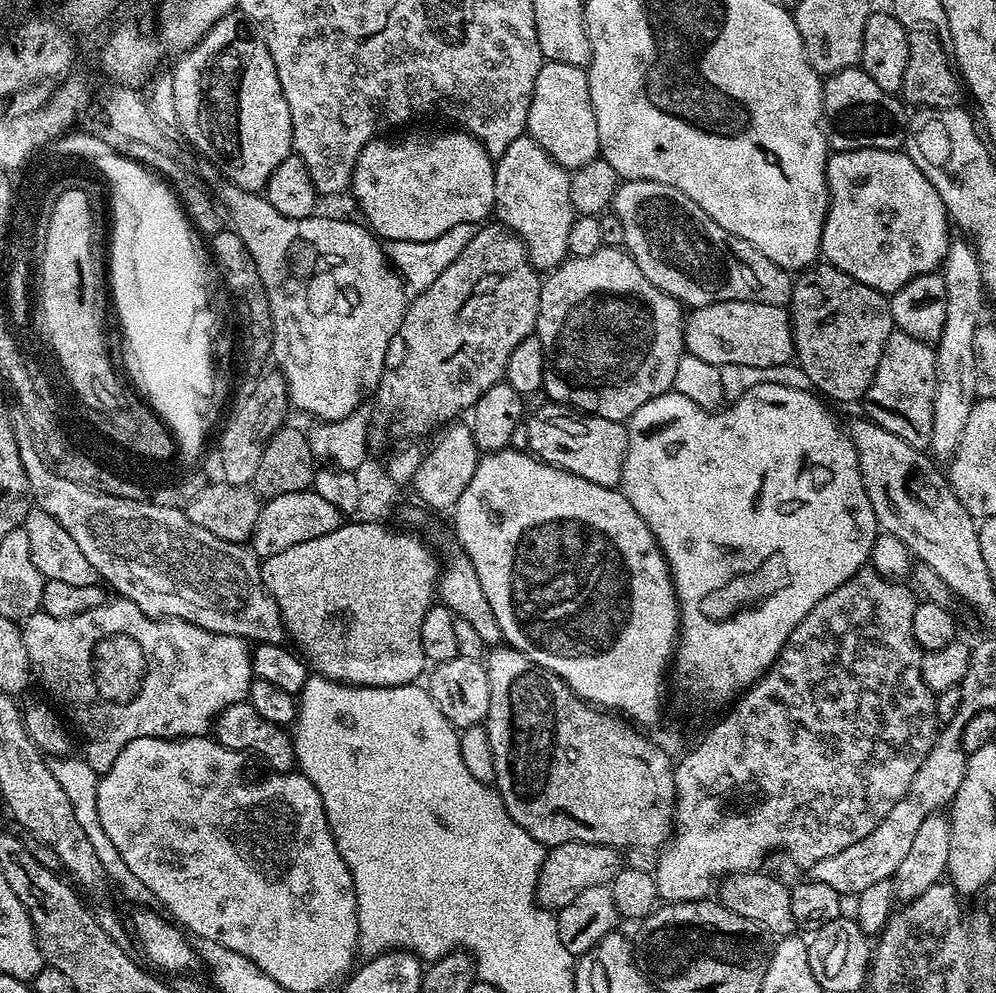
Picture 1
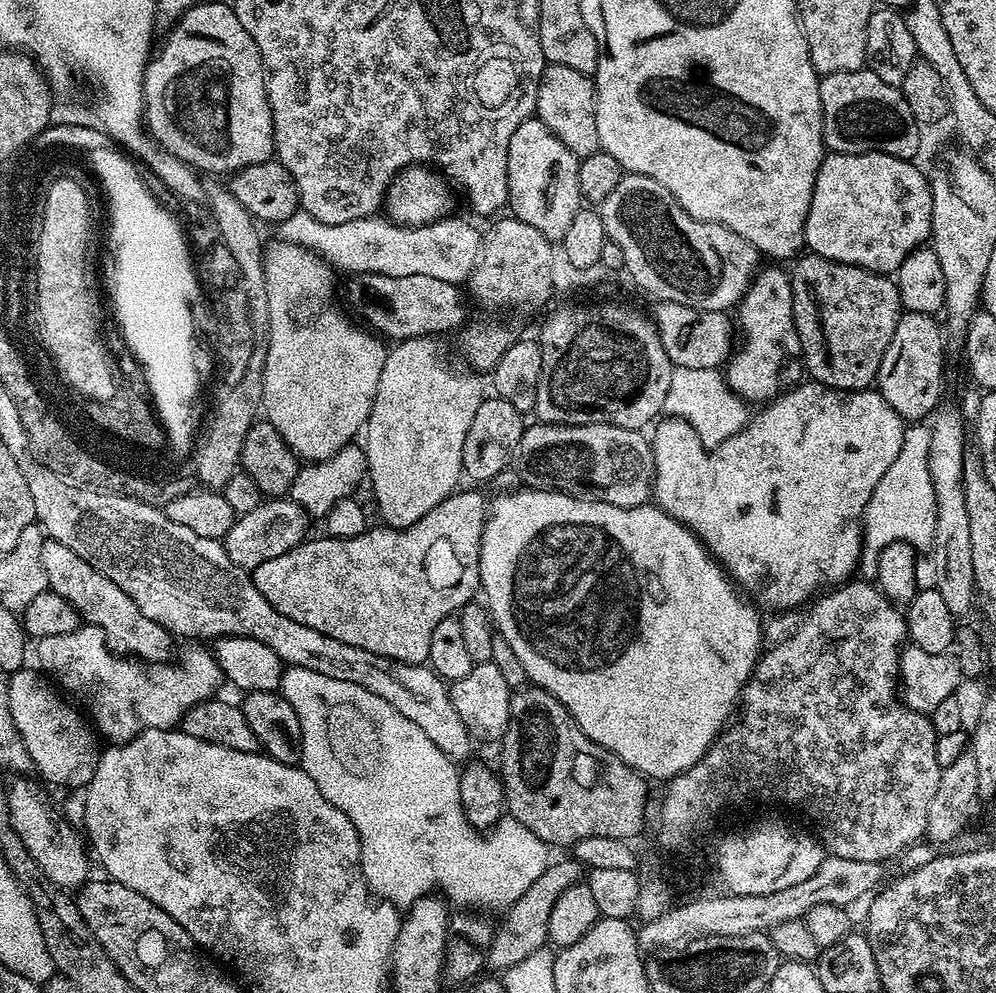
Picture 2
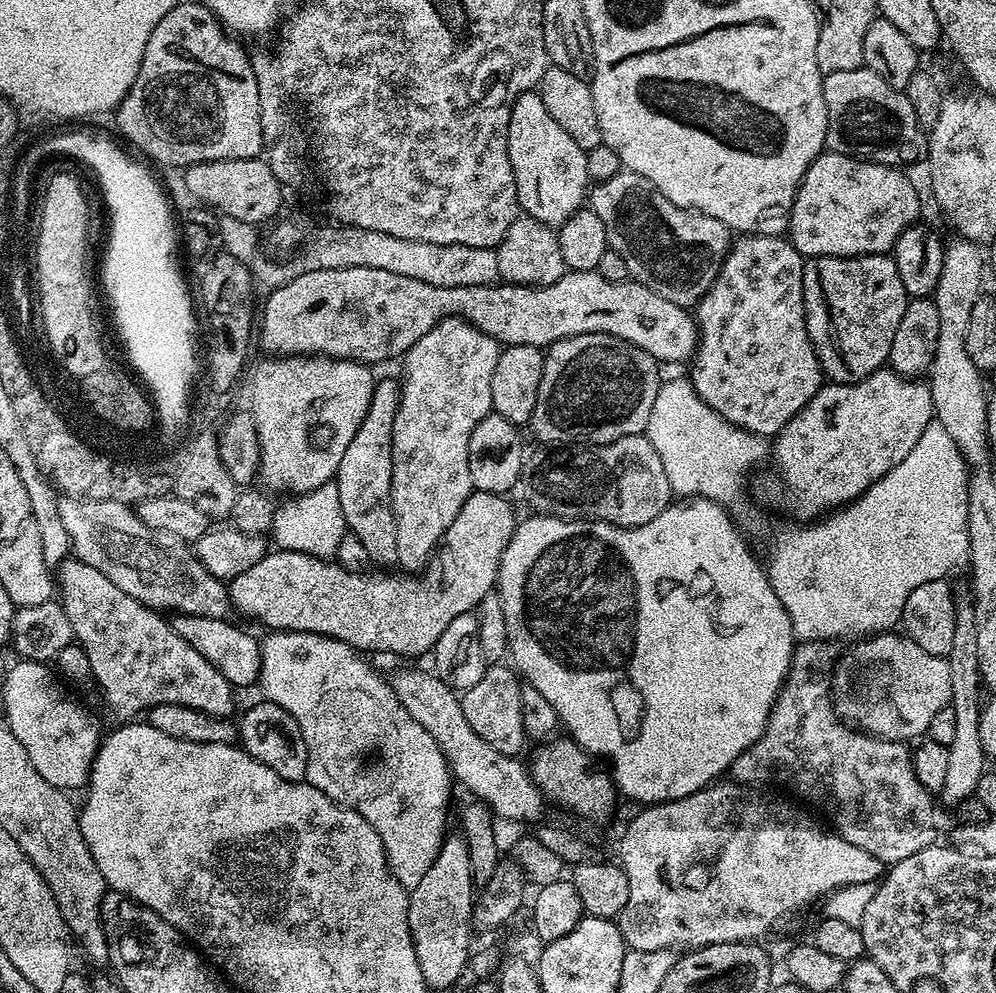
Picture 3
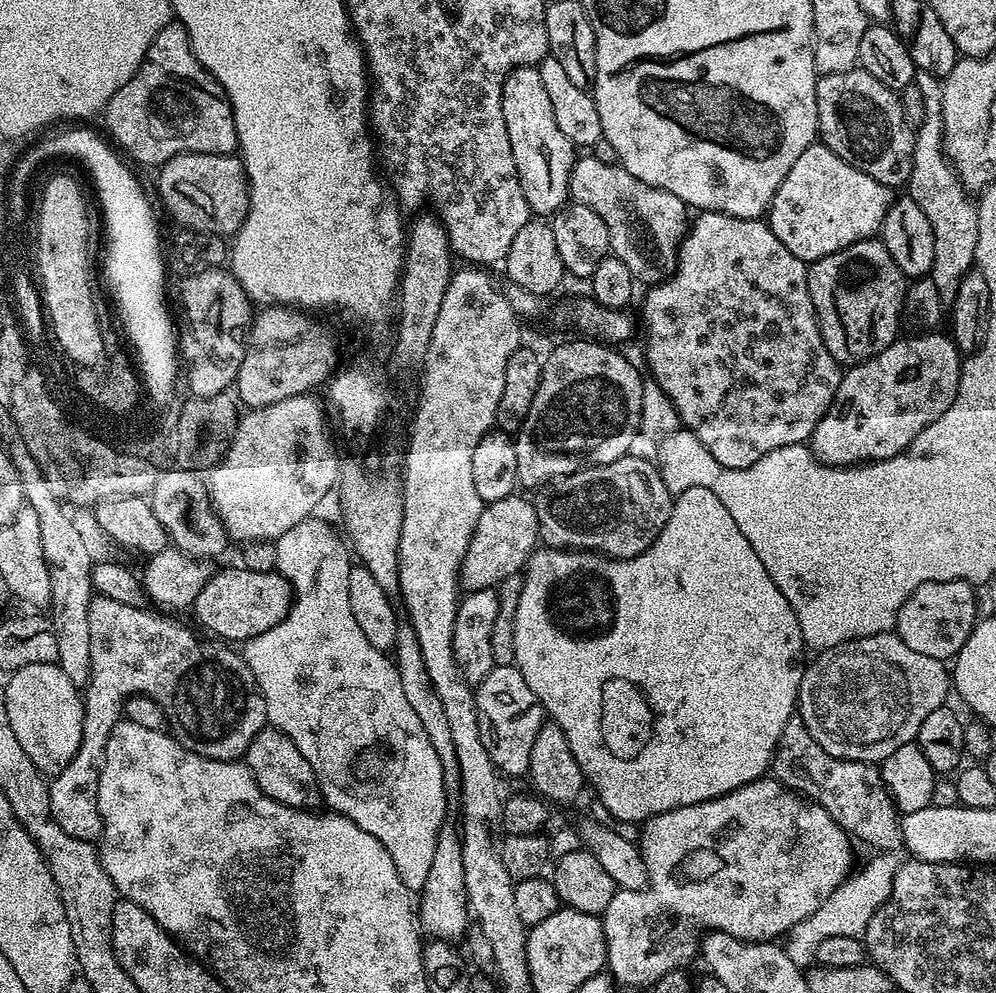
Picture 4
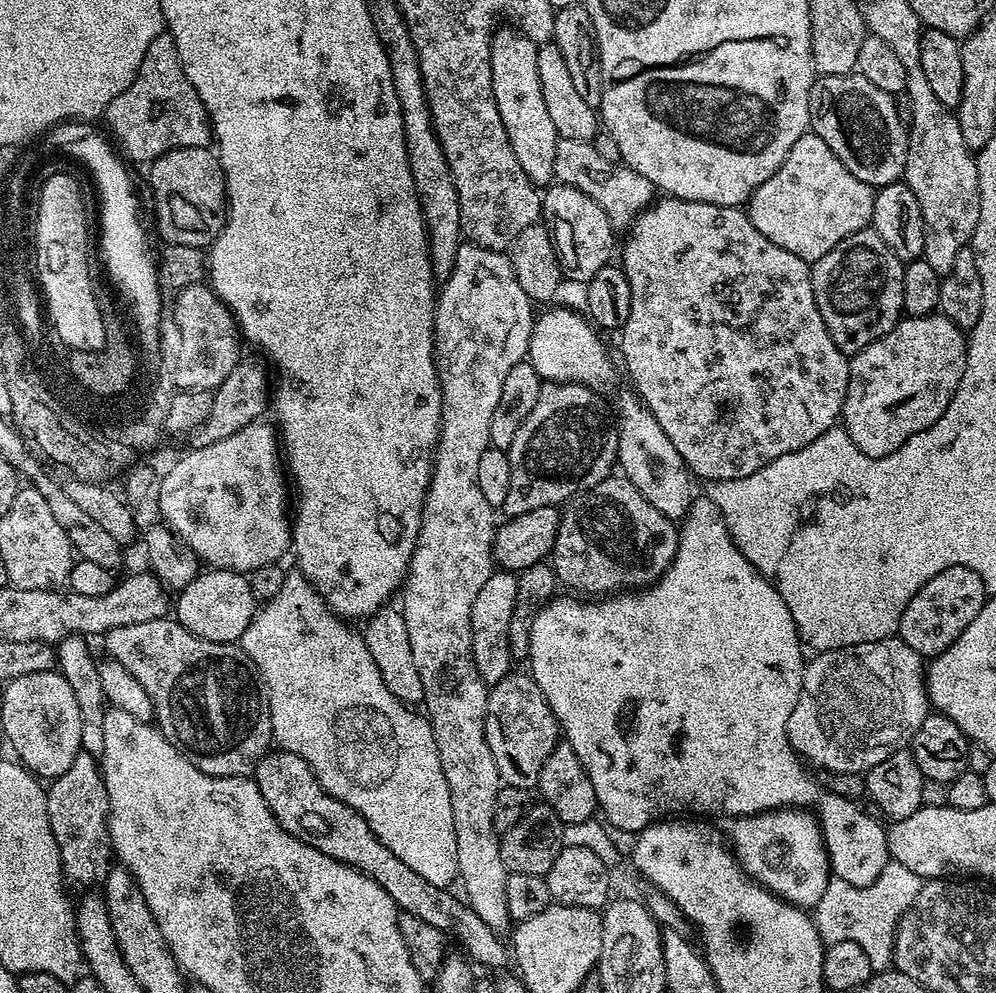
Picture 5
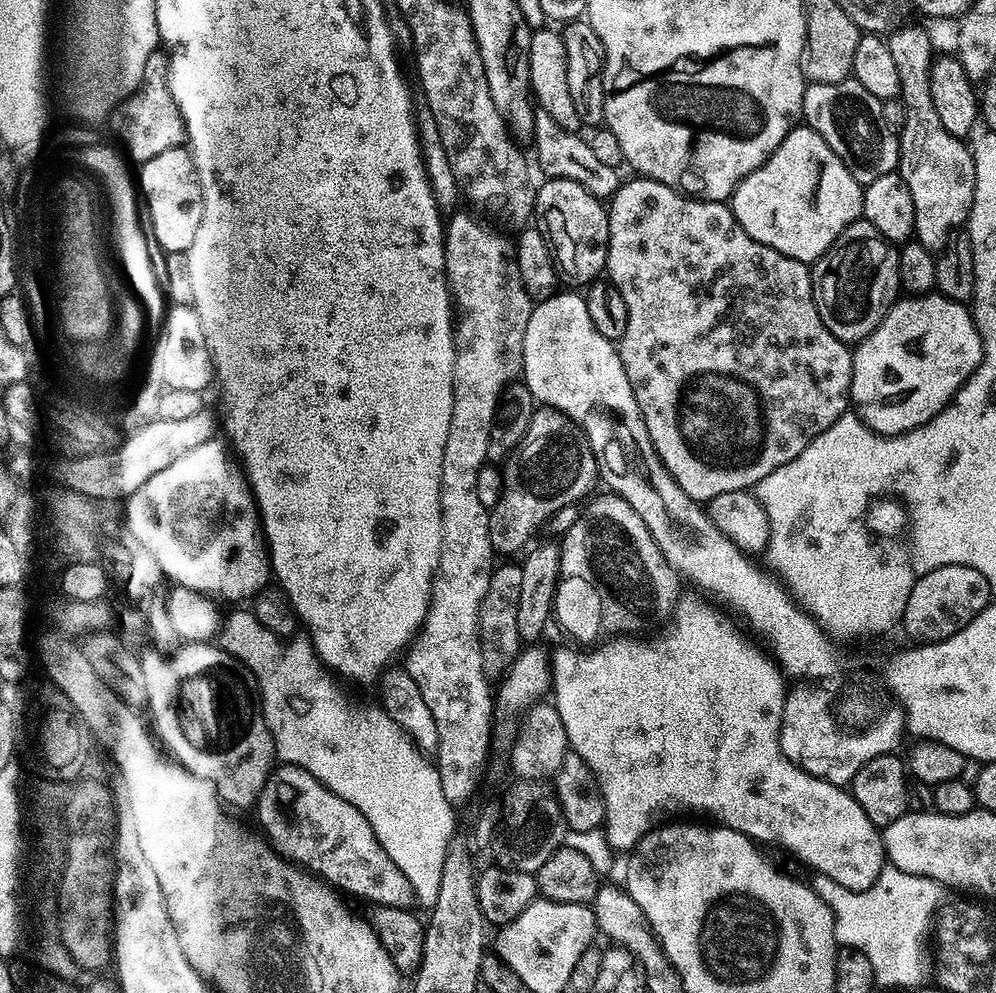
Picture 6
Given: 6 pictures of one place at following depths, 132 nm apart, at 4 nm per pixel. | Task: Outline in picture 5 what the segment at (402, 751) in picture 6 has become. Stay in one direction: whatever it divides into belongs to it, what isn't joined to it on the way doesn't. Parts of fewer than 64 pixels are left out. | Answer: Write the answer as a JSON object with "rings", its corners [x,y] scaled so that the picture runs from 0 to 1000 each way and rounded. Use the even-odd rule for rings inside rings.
{"rings":[[[293,574],[286,579],[283,594],[275,603],[268,605],[258,615],[251,630],[247,630],[247,634],[240,642],[239,652],[253,664],[253,670],[257,672],[263,686],[263,693],[267,698],[271,715],[274,746],[282,754],[291,755],[295,759],[299,759],[299,763],[308,767],[323,793],[335,804],[339,804],[344,810],[354,814],[356,818],[362,819],[369,827],[373,839],[389,854],[396,856],[396,860],[400,860],[400,864],[404,864],[404,868],[408,868],[408,872],[412,872],[416,876],[416,880],[424,880],[424,884],[428,884],[428,888],[436,888],[436,892],[450,894],[453,891],[453,886],[457,887],[460,882],[458,876],[460,852],[456,844],[456,816],[452,808],[452,792],[448,792],[448,779],[444,779],[444,763],[440,763],[440,747],[436,747],[434,729],[430,726],[429,720],[423,719],[421,716],[418,718],[418,715],[400,703],[396,703],[396,699],[392,699],[392,695],[384,689],[384,679],[377,673],[378,668],[367,651],[364,639],[360,635],[356,636],[353,632],[356,631],[350,630],[330,612],[328,606],[317,596],[317,591],[300,574]]]}

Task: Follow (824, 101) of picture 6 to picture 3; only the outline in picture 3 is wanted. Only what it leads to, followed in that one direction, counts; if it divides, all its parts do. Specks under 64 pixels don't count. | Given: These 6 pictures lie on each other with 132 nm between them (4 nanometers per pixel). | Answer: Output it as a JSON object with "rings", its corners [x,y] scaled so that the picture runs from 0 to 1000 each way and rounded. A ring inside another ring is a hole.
{"rings":[[[865,67],[827,77],[827,98],[831,116],[830,152],[897,167],[912,167],[908,165],[920,165],[923,161],[925,164],[929,160],[932,138],[917,108],[905,90],[886,83],[882,75]]]}

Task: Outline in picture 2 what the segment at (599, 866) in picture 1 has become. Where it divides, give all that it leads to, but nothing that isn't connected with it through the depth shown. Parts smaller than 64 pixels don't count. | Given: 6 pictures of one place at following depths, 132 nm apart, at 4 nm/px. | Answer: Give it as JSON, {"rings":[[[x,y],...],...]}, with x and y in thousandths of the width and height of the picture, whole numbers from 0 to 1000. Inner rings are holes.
{"rings":[[[567,864],[567,866],[551,869],[548,876],[540,882],[539,887],[524,900],[523,904],[520,904],[520,908],[510,912],[504,922],[506,927],[497,932],[494,951],[490,955],[489,974],[499,975],[499,977],[511,975],[524,969],[524,965],[532,965],[532,961],[536,961],[541,955],[547,954],[550,925],[557,909],[563,903],[565,896],[581,889],[583,884],[584,872],[576,865]]]}

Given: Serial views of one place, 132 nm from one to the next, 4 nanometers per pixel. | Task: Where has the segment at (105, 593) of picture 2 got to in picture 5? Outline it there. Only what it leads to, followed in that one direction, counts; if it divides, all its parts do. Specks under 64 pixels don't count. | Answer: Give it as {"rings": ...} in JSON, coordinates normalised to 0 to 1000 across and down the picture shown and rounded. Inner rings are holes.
{"rings":[[[173,622],[156,624],[155,626],[139,626],[135,630],[118,630],[106,637],[102,648],[104,648],[105,655],[108,656],[105,658],[111,664],[122,667],[122,671],[127,671],[127,675],[131,675],[131,679],[135,679],[135,683],[139,683],[139,687],[143,687],[147,699],[151,699],[151,703],[157,712],[156,728],[161,736],[165,738],[165,742],[172,749],[184,756],[195,771],[199,771],[199,775],[203,775],[212,781],[249,781],[256,774],[258,767],[269,760],[275,749],[269,706],[263,696],[263,686],[257,672],[253,670],[253,664],[237,649],[220,649],[219,647],[211,647],[207,642],[199,642],[195,638],[191,638],[191,634],[187,634]],[[81,755],[70,775],[47,791],[46,801],[50,836],[54,836],[54,844],[58,848],[65,887],[84,894],[80,896],[91,895],[88,894],[91,890],[99,891],[108,883],[109,874],[113,873],[114,859],[108,839],[108,797],[97,762]]]}

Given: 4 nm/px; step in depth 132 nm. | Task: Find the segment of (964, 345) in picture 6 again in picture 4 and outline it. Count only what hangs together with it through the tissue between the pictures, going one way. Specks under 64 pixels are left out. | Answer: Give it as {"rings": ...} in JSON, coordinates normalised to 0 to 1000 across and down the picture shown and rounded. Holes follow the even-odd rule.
{"rings":[[[932,332],[927,336],[916,336],[913,342],[901,340],[887,356],[864,367],[856,367],[843,380],[837,405],[815,435],[813,450],[820,463],[836,471],[862,469],[877,463],[889,463],[906,457],[958,405],[962,397],[966,355],[955,337],[944,332]]]}

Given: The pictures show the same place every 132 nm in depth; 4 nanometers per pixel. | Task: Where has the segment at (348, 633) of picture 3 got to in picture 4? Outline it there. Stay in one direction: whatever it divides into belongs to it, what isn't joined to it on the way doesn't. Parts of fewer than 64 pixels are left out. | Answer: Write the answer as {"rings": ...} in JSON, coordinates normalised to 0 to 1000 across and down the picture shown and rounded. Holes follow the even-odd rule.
{"rings":[[[526,497],[500,502],[500,506],[486,509],[470,556],[466,559],[466,568],[462,571],[462,586],[470,596],[498,592],[506,583],[521,577],[534,557],[539,555],[544,541],[538,509],[531,501],[529,504],[522,498]],[[244,570],[218,575],[203,590],[195,609],[195,617],[205,632],[214,636],[214,641],[225,647],[244,647],[261,640],[271,630],[279,630],[293,613],[293,589],[280,576],[260,576]]]}

